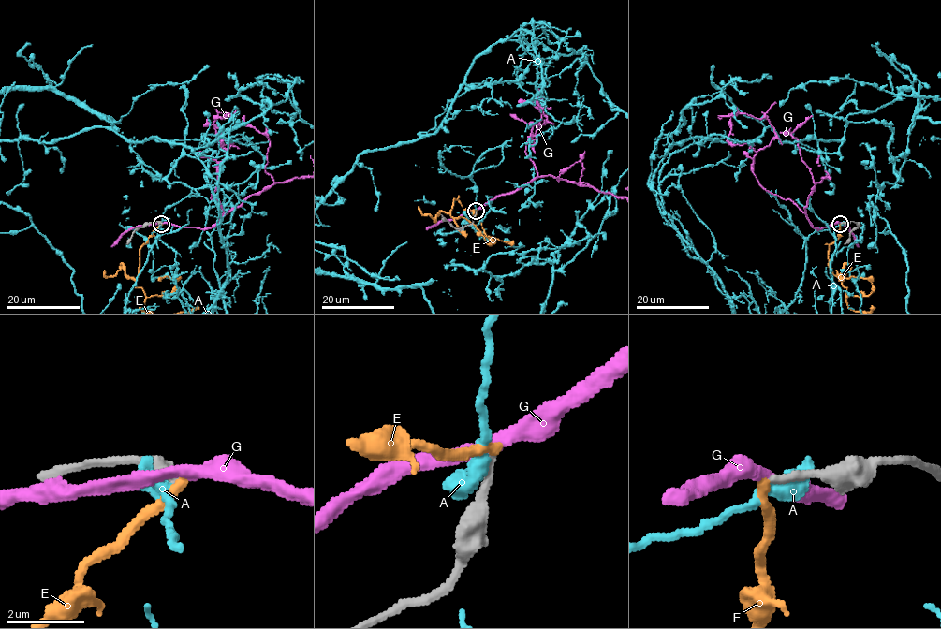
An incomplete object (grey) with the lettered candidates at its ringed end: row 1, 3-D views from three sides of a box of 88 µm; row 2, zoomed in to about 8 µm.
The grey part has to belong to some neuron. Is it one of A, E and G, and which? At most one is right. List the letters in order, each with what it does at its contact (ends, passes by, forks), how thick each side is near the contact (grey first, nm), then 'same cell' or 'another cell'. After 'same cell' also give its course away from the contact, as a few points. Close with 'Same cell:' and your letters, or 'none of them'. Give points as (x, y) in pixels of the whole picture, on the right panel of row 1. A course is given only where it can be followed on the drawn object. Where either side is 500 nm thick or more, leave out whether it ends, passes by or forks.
A: calibres 280 and 600 nm; another cell
E: it ends; calibres 220 and 280 nm; another cell
G: it passes by; calibres 240 and 320 nm; another cell
Same cell: none of them

